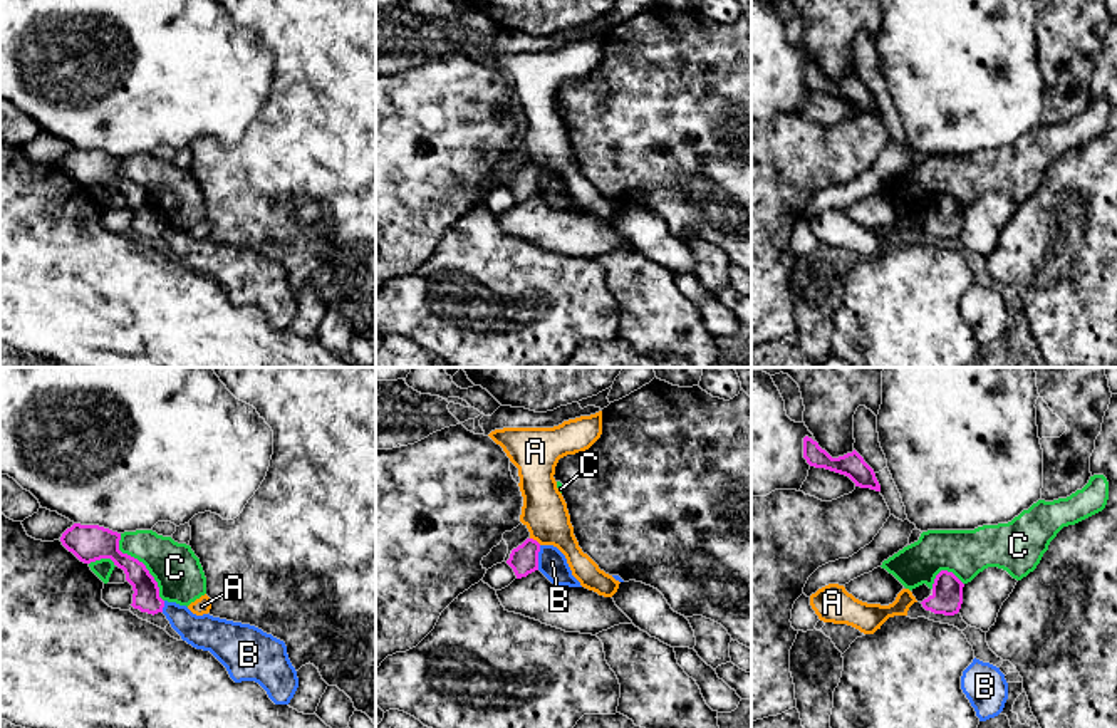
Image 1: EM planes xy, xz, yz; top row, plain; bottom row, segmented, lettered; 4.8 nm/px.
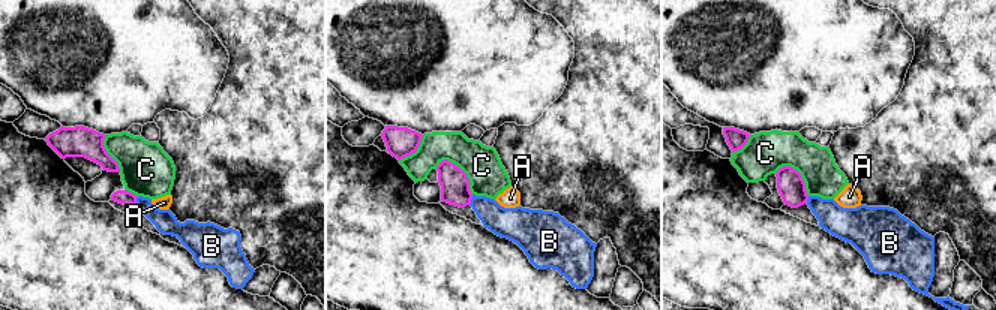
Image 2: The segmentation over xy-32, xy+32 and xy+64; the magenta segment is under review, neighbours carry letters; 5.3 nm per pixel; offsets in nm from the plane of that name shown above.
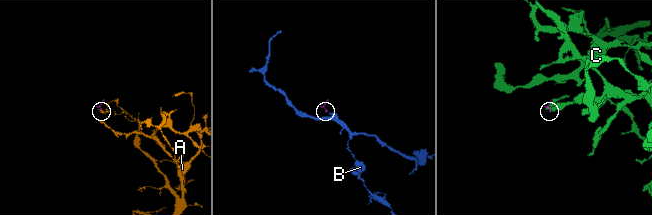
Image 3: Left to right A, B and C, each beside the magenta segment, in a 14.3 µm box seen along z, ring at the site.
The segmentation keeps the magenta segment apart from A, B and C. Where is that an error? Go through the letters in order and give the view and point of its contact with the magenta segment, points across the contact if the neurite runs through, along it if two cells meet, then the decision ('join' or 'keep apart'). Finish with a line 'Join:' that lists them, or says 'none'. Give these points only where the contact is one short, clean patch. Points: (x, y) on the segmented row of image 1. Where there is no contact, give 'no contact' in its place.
A: contact xz (535, 540); border xz (530, 537), (540, 544); keep apart
B: contact xz (537, 557); border xz (540, 546), (537, 569); keep apart
C: contact xy (143, 564); border xy (119, 534), (119, 549), (145, 566), (163, 601); keep apart
Join: none

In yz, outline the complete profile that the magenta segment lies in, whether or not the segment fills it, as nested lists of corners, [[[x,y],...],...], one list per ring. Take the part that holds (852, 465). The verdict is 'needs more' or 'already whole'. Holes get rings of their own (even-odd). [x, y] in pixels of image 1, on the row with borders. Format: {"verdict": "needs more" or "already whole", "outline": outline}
{"verdict": "already whole", "outline": [[[803,438],[803,458],[810,466],[825,468],[849,476],[855,486],[870,488],[881,491],[881,485],[874,470],[864,461],[864,458],[854,450],[839,458],[832,458],[817,441]]]}

